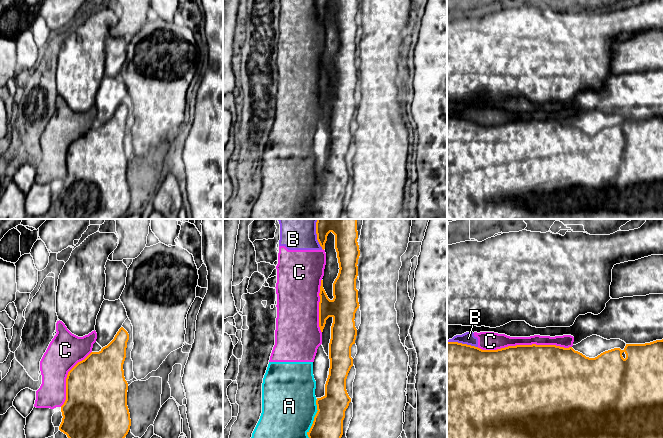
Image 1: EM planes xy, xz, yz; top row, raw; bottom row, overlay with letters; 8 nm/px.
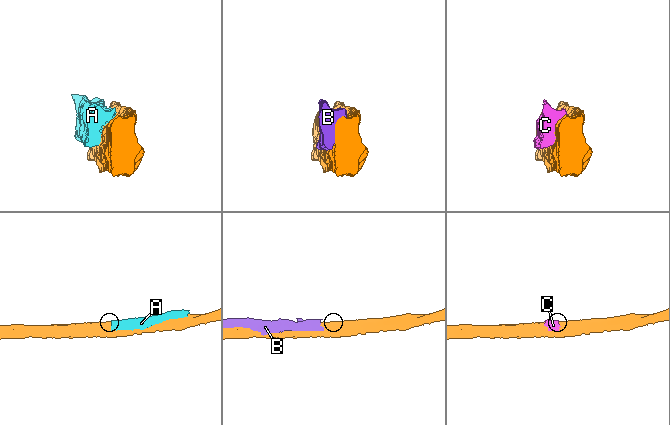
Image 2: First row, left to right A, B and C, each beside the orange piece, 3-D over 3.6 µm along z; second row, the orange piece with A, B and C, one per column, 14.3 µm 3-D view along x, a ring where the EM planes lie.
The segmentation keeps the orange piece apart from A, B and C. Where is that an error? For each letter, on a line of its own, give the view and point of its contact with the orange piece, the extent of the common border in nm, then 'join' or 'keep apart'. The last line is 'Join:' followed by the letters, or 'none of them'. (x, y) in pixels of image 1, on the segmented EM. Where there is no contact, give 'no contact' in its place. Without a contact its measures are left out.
A: xz (314, 418) | 320 nm | keep apart
B: yz (461, 343) | 260 nm | keep apart
C: yz (524, 345) | 750 nm | keep apart
Join: none of them

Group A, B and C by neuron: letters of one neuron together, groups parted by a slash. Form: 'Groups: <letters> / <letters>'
Groups: A B C

